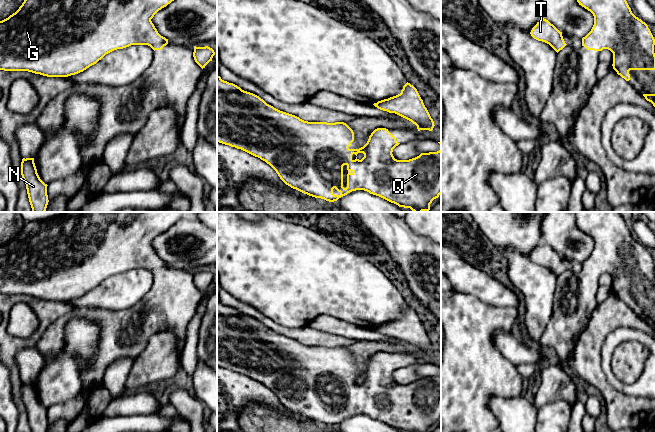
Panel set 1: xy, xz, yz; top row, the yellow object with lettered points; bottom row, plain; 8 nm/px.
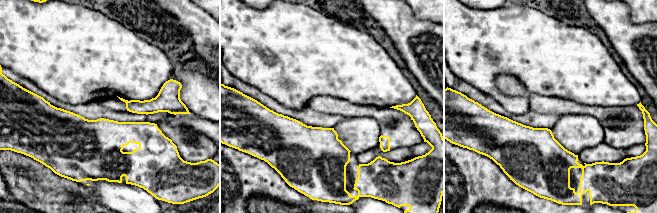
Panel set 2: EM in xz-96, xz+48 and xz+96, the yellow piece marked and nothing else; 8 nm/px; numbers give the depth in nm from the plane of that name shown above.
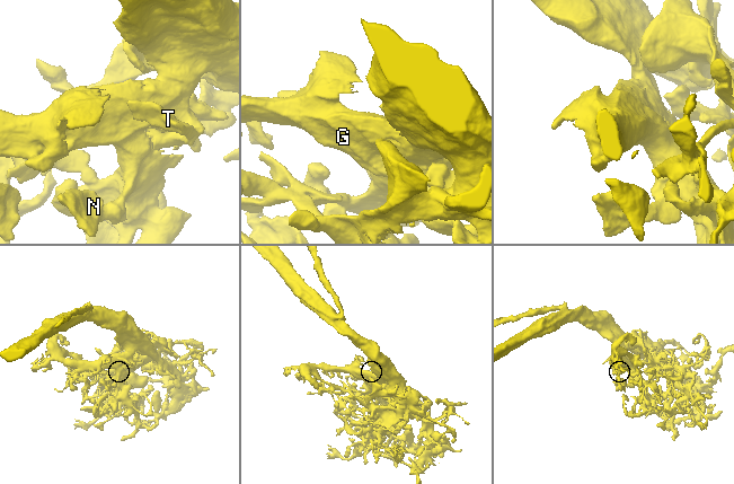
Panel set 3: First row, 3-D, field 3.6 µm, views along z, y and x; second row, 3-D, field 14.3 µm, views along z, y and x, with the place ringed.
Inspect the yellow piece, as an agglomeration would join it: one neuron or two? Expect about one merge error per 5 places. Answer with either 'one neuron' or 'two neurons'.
one neuron

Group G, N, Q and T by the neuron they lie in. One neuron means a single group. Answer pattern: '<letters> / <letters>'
G N Q T

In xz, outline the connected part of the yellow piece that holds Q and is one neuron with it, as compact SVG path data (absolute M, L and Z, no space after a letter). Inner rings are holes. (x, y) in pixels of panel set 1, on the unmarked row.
M217 300L217 366L241 373L255 381L260 382L269 388L278 398L280 403L288 410L293 413L296 413L304 418L315 422L321 422L329 426L337 425L339 422L347 419L348 417L356 414L364 414L370 418L379 420L391 427L398 429L399 431L404 432L430 432L432 425L439 421L441 418L441 373L437 376L421 377L419 380L409 383L409 384L397 384L394 382L392 376L393 373L398 370L400 367L396 365L396 362L388 355L386 352L377 352L371 359L367 367L359 373L349 373L348 371L354 365L354 356L353 354L344 346L308 346L300 343L299 341L280 335L273 330L267 328L259 320L244 315L237 309L229 307L221 303L220 300ZM343 390L347 390L347 411L343 411Z

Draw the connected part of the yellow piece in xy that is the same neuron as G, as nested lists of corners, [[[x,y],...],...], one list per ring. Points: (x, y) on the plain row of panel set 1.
[[[63,212],[58,217],[47,221],[25,222],[15,237],[0,245],[0,294],[28,295],[47,301],[68,301],[83,296],[96,288],[106,278],[117,273],[123,273],[131,269],[148,269],[154,275],[161,274],[168,268],[168,263],[158,257],[151,243],[159,234],[166,231],[185,215],[187,215],[187,212]]]

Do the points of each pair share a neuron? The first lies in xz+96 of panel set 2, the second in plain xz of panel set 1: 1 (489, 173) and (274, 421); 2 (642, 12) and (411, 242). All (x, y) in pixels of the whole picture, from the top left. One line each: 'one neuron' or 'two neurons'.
1: two neurons
2: two neurons

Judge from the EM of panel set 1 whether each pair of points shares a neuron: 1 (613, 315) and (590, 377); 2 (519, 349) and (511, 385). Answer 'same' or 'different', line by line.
1: same
2: different

